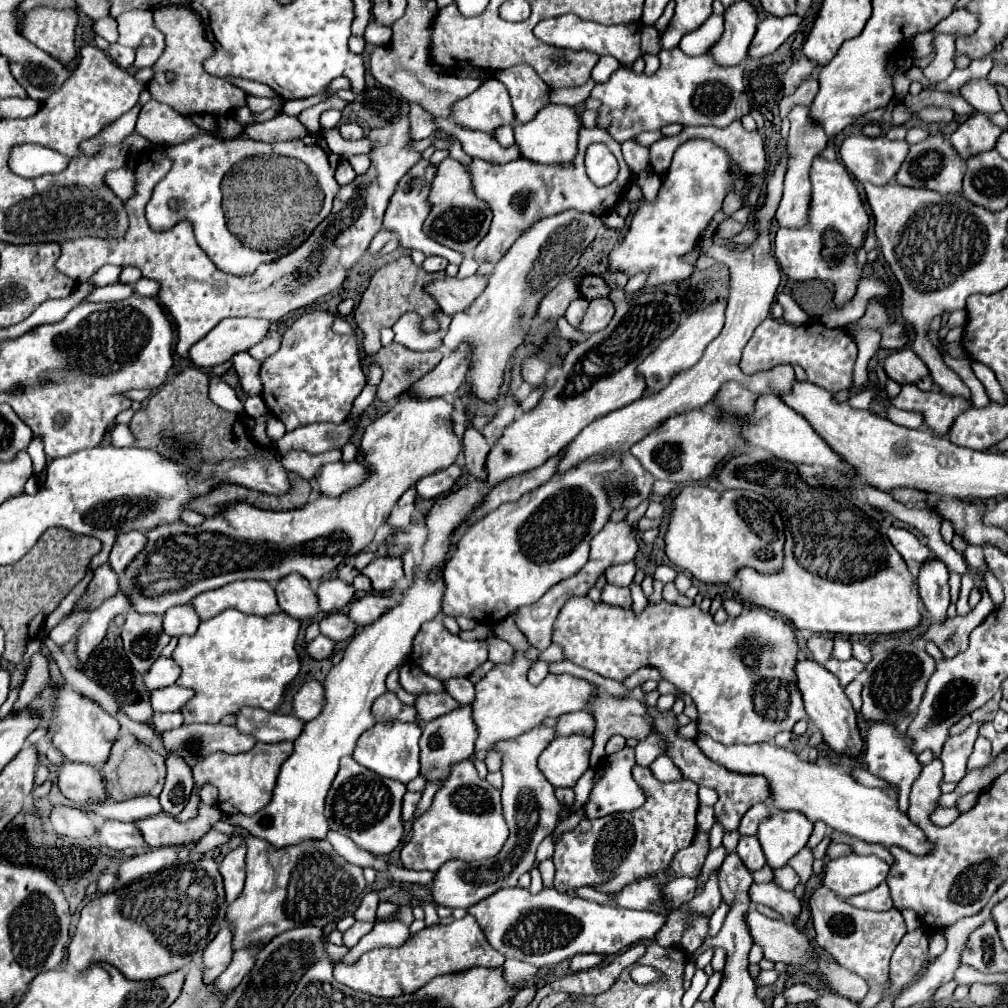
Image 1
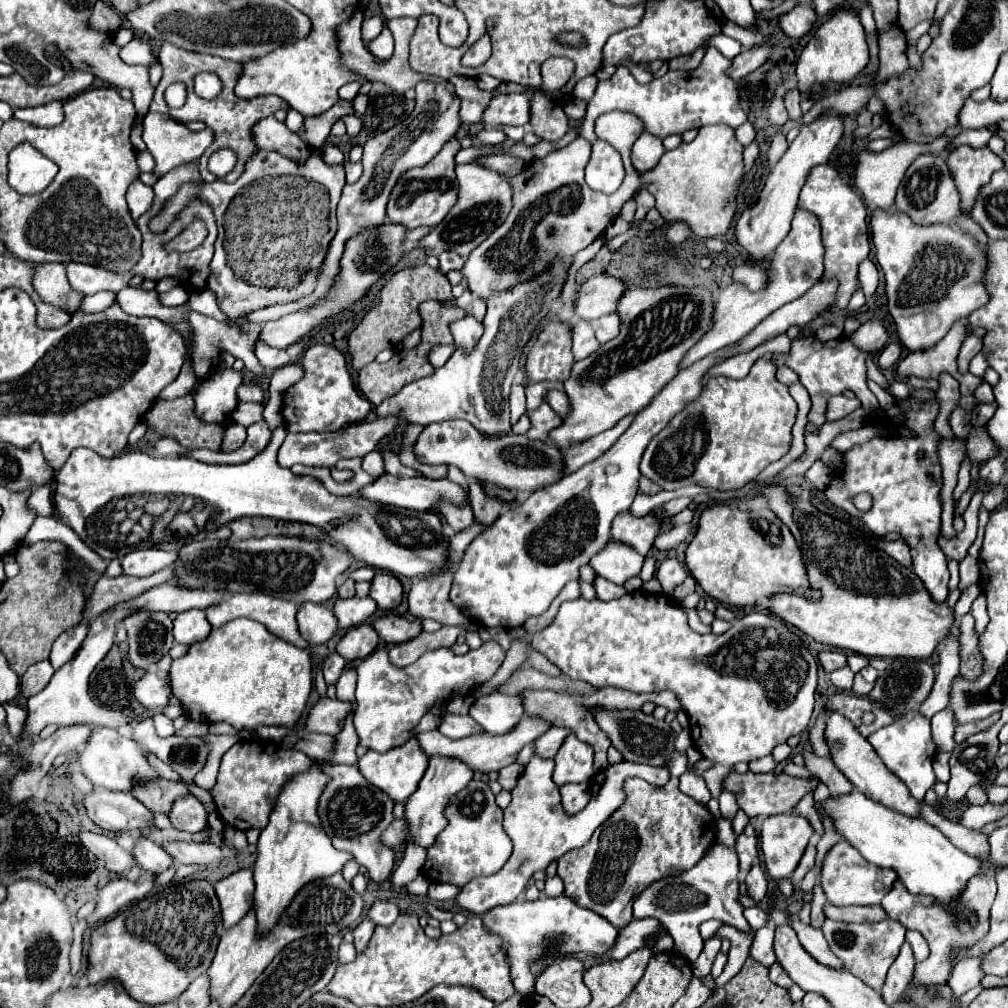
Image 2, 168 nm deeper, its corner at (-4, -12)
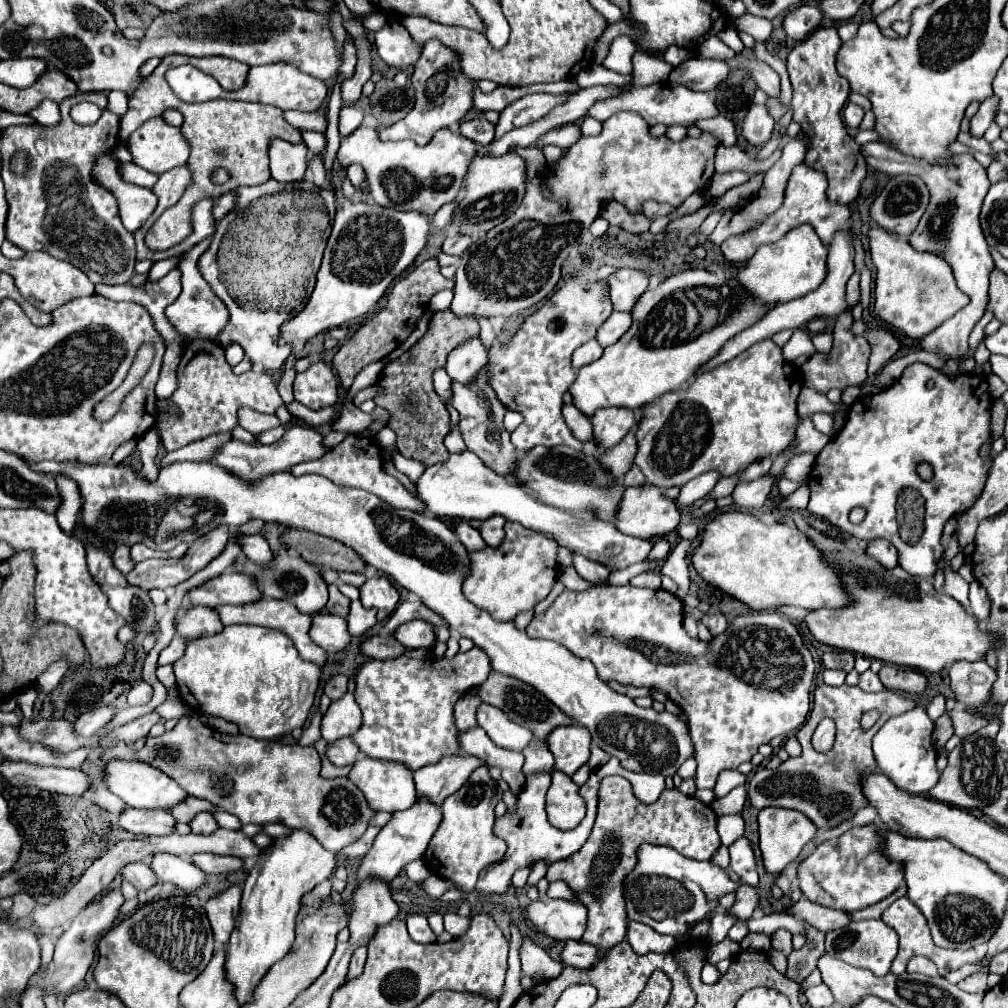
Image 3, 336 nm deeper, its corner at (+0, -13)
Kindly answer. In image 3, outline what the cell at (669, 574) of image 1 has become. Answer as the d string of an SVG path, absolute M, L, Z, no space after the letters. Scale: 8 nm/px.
M682 539L670 551L670 555L666 557L666 561L660 567L660 573L662 575L668 575L678 585L678 591L676 591L676 597L678 599L684 599L684 595L688 593L690 579L688 579L688 563L686 563L686 557L688 557L688 549L690 547L692 547L692 539Z

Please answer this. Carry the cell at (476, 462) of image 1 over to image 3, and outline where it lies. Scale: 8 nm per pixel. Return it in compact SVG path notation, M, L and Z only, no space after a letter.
M494 515L494 517L484 519L484 521L472 519L470 525L480 531L480 535L484 537L484 541L486 541L490 547L498 547L498 545L504 541L504 523L506 523L506 521L508 521L506 517Z

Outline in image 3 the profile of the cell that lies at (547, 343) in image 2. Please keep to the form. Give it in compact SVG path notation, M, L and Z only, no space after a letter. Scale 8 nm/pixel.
M570 277L546 303L528 315L520 329L508 343L496 343L488 351L488 385L496 391L506 409L516 411L524 421L512 431L512 443L520 453L536 445L558 447L568 445L572 449L584 449L562 417L562 397L576 381L570 365L572 353L584 343L596 337L598 327L610 317L612 303L608 301L608 283L594 281L592 277Z

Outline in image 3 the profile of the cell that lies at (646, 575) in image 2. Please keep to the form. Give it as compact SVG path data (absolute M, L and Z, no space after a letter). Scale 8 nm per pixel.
M661 538L659 540L661 541L658 541L654 544L652 551L650 551L648 557L646 558L646 561L648 561L648 559L664 560L670 553L670 543L665 538Z

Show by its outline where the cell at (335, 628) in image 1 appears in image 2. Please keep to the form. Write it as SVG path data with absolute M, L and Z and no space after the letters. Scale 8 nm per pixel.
M366 622L356 628L350 628L336 644L336 652L344 656L348 662L354 662L354 660L364 660L368 654L374 652L378 644L380 644L380 636Z

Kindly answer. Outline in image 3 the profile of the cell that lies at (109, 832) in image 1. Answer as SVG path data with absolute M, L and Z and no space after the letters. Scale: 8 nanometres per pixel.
M156 853L152 859L152 871L164 883L174 883L184 893L194 893L206 885L206 873L196 869L190 859L182 859L170 853Z

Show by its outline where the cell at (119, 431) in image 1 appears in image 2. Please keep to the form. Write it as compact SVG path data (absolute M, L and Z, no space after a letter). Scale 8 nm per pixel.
M256 422L247 428L247 438L240 448L230 453L214 452L209 449L189 450L185 457L195 458L196 460L208 464L242 464L256 456L262 448L268 444L272 432L268 430L266 422Z

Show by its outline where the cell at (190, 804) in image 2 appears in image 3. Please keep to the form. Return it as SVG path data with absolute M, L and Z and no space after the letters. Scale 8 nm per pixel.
M200 813L200 815L194 817L190 827L192 827L192 833L208 835L208 833L214 833L218 829L218 823L216 823L216 819L210 813Z

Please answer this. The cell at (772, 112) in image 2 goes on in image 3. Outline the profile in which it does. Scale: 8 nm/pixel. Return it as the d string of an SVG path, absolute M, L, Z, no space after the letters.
M750 105L748 113L742 121L740 135L746 139L748 145L764 145L774 131L774 119L768 115L764 105Z

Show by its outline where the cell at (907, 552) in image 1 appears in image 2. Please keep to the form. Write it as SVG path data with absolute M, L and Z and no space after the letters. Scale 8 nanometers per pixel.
M898 540L898 542L886 542L886 554L892 556L896 562L904 564L906 568L912 568L912 552L908 548L908 544L904 540Z

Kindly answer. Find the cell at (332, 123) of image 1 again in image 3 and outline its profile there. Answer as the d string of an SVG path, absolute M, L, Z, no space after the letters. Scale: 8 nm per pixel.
M342 107L340 109L340 135L346 137L352 131L356 131L362 125L364 113L358 111L356 107Z

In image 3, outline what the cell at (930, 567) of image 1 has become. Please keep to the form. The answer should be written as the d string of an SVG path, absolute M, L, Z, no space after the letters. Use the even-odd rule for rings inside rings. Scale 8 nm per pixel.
M912 363L894 385L876 395L864 395L850 407L840 433L830 439L816 457L808 477L812 489L808 511L858 539L888 539L898 549L898 565L906 573L932 577L944 553L940 543L944 523L970 509L986 485L992 459L980 457L980 447L990 443L990 407L992 397L988 393L986 377L974 373L950 377L930 365ZM922 461L932 465L934 475L930 481L920 479L916 473L916 467ZM854 507L866 509L866 517L860 525L850 527L848 515Z

